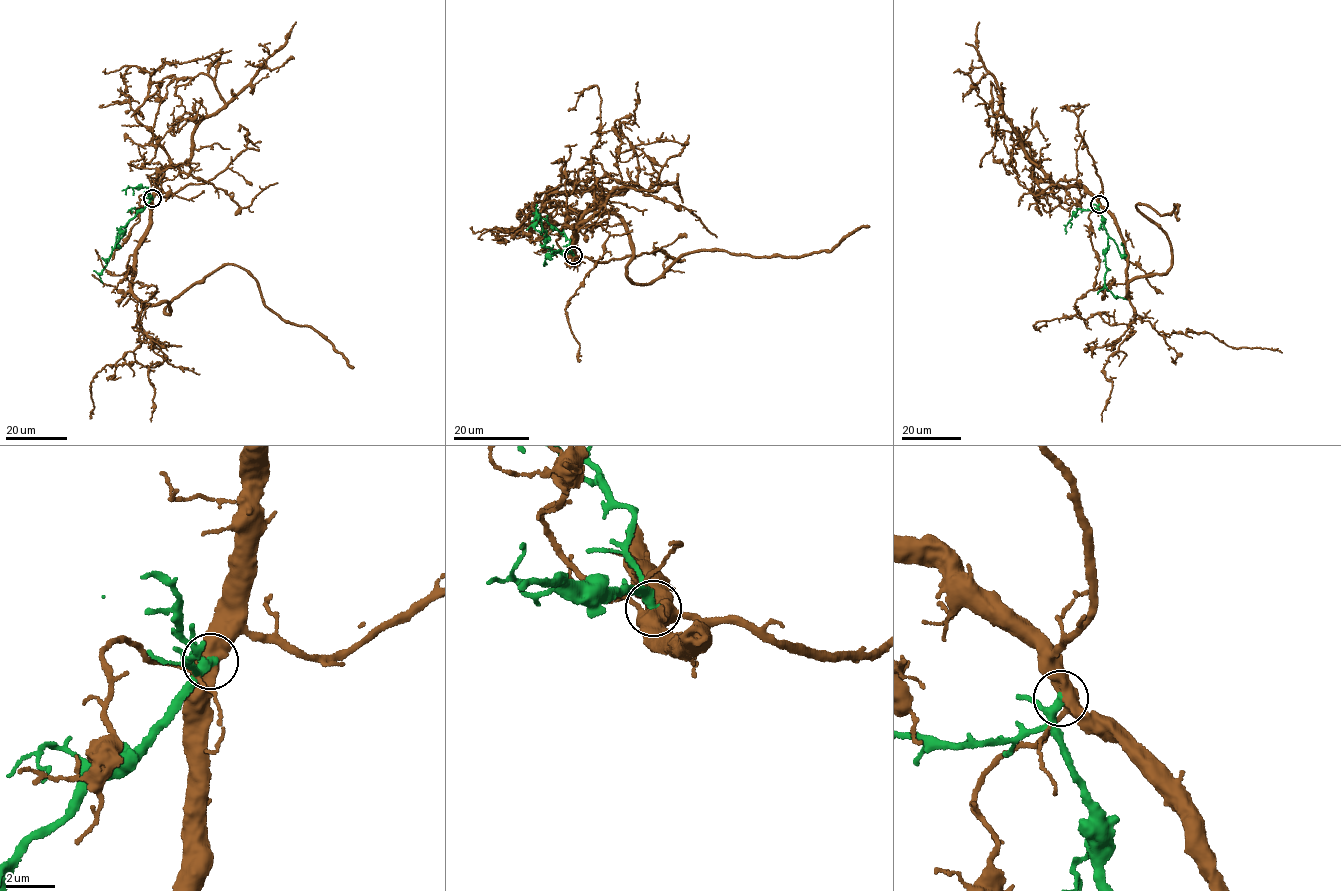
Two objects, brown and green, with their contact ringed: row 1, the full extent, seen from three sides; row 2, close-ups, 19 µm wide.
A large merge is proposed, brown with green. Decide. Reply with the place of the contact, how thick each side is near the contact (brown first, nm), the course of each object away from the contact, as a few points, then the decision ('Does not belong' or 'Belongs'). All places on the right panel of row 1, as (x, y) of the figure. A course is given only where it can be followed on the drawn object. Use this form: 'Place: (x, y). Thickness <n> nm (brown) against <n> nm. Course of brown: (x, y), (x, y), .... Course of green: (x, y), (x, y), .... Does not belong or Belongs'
Place: (1099, 204). Thickness 500 nm (brown) against 320 nm. Course of brown: (1099, 204), (1124, 245), (1127, 295), (1172, 253), (1138, 202), (1179, 218). Course of green: (1099, 204), (1108, 236), (1104, 283), (1115, 296), (1126, 299). Does not belong

